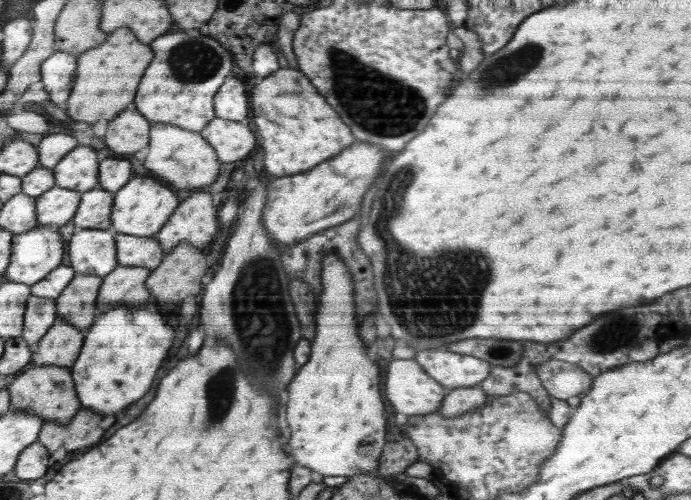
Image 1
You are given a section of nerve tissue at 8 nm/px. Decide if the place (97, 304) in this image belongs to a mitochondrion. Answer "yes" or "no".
no

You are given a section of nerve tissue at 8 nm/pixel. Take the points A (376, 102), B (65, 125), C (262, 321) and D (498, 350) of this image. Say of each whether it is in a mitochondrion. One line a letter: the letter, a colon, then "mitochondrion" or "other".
A: mitochondrion
B: other
C: mitochondrion
D: mitochondrion

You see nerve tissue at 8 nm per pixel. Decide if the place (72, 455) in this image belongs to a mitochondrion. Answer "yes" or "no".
no

